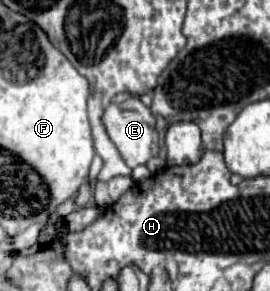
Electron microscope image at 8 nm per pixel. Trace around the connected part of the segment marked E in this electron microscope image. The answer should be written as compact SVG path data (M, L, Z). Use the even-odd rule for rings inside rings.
M129 97L125 103L117 105L111 103L105 113L103 113L103 125L107 129L109 139L113 141L113 145L117 147L117 151L121 153L123 161L133 169L137 165L147 163L153 155L157 155L159 151L159 135L155 131L155 117L151 115L149 107L145 107L139 97Z

